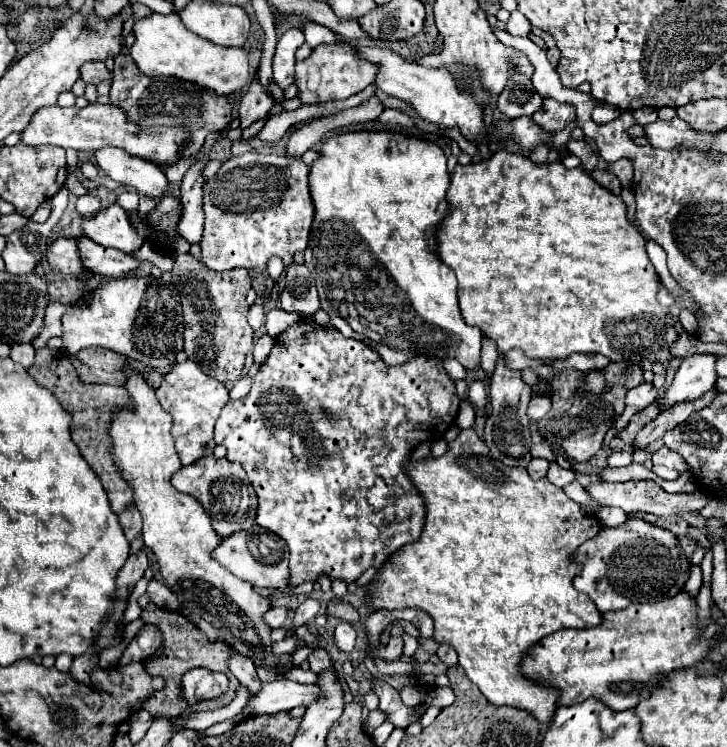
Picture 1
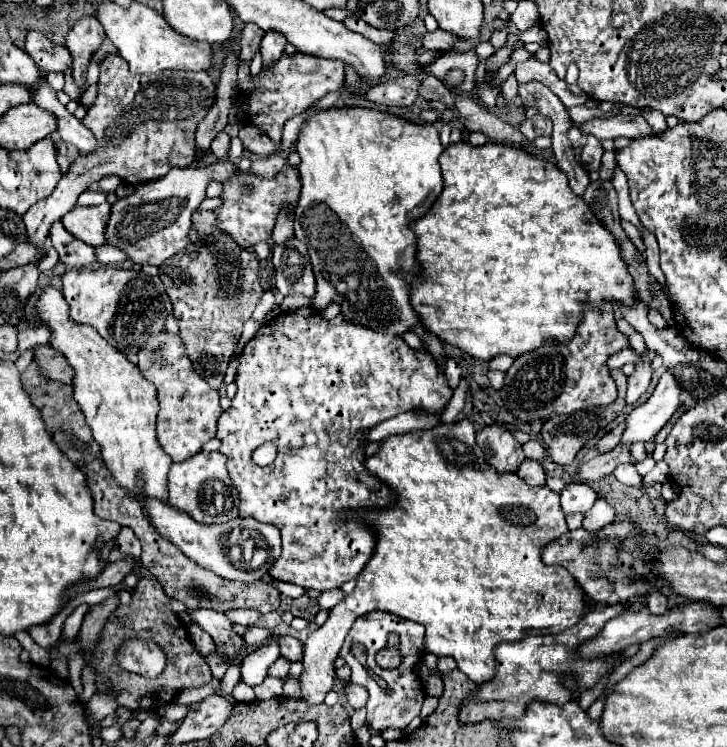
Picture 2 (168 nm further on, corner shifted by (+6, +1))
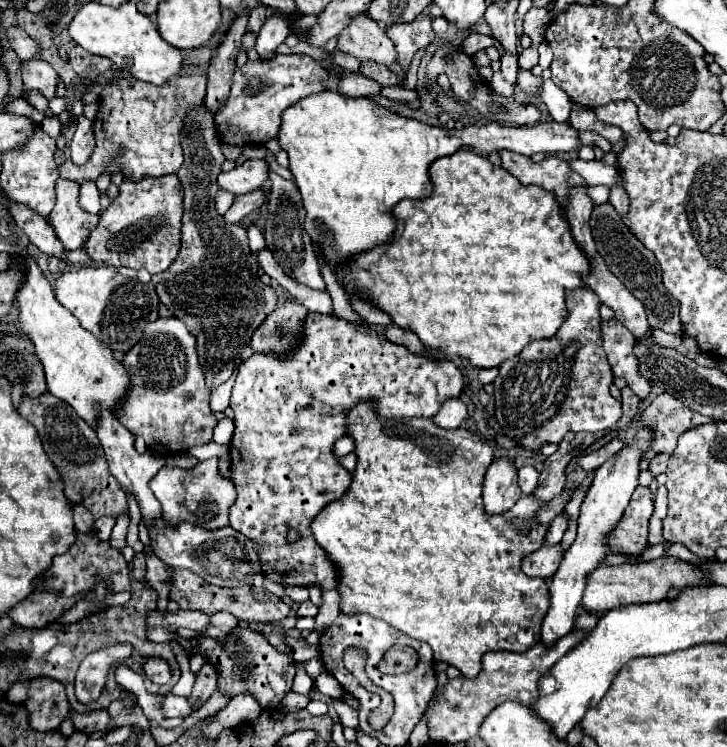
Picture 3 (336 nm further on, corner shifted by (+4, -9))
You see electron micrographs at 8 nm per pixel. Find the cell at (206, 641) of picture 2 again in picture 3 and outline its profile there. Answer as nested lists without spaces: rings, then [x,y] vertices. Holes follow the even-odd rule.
[[[205,662],[203,668],[197,672],[197,682],[191,692],[191,702],[195,702],[197,706],[205,704],[205,700],[217,690],[217,680],[219,680],[217,666],[211,662]]]

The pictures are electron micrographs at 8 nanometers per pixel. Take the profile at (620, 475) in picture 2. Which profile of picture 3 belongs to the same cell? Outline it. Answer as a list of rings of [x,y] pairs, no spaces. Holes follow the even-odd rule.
[[[637,486],[625,510],[625,526],[615,526],[609,534],[611,552],[639,556],[647,546],[647,526],[653,514],[653,494],[645,486]]]

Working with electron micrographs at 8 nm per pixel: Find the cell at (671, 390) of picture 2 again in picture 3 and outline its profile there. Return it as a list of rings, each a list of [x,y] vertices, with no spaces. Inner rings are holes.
[[[639,426],[639,438],[635,438],[635,442],[631,442],[631,446],[623,446],[621,452],[617,452],[611,460],[607,460],[603,466],[599,466],[595,470],[593,484],[581,504],[581,512],[579,512],[579,520],[577,520],[577,526],[579,526],[577,538],[571,544],[571,548],[565,552],[563,562],[549,586],[551,608],[549,608],[549,612],[543,620],[543,628],[541,628],[541,640],[545,644],[553,644],[573,630],[573,624],[577,618],[577,606],[583,596],[583,586],[587,586],[587,574],[591,574],[591,570],[595,570],[595,566],[603,564],[603,560],[609,554],[607,534],[615,528],[615,522],[619,522],[619,518],[623,516],[623,512],[629,504],[629,498],[631,498],[633,490],[637,488],[639,462],[641,462],[643,454],[651,448],[651,438],[653,438],[651,426]]]

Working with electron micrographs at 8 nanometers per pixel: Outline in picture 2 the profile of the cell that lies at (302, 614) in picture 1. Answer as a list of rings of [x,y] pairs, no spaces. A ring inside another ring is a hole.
[[[269,642],[267,646],[257,648],[251,656],[247,656],[241,662],[241,682],[245,682],[251,688],[261,684],[267,676],[269,664],[273,664],[277,656],[279,656],[279,646],[275,642]]]

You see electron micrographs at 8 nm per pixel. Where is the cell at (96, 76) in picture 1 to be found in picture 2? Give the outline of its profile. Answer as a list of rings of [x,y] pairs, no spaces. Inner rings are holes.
[[[31,30],[27,34],[23,50],[35,60],[35,64],[41,72],[65,72],[65,68],[73,60],[65,46],[51,42],[47,36],[43,36],[41,32],[35,32],[35,30]]]

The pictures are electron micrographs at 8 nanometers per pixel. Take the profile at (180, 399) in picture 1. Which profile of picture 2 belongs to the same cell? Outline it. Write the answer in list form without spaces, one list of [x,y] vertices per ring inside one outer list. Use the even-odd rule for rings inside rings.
[[[163,330],[159,334],[147,336],[137,356],[139,356],[137,368],[157,388],[157,400],[159,400],[157,442],[171,456],[173,462],[183,462],[193,454],[201,452],[201,446],[207,440],[215,438],[217,420],[223,412],[219,406],[219,392],[213,390],[195,372],[191,360],[187,358],[185,344],[181,342],[179,334],[171,334]]]

